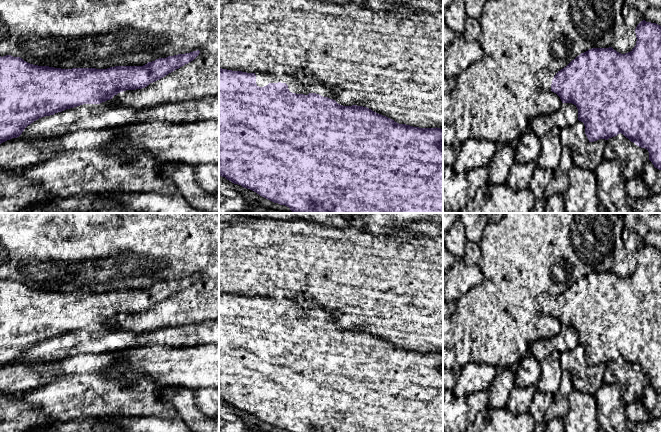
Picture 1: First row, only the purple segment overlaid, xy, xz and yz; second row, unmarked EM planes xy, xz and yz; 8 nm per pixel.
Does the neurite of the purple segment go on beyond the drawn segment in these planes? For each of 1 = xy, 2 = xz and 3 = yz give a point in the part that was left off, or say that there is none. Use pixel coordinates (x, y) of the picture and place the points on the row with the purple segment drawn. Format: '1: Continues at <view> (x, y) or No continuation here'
1: No continuation here
2: Continues at xz (295, 85)
3: Continues at yz (546, 83)

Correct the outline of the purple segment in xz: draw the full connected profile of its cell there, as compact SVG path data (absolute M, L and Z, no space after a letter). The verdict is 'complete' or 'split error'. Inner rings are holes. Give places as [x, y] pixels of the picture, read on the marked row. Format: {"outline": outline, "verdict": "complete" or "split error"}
{"outline": "M219 68L219 175L234 184L250 189L260 196L280 205L285 205L295 213L443 213L443 129L419 128L399 124L394 120L378 114L371 109L357 105L343 105L329 90L323 89L319 94L309 91L305 79L291 75L277 76L267 73L247 73Z", "verdict": "split error"}

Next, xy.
{"outline": "M200 51L159 58L143 66L115 66L107 69L72 68L61 69L49 66L38 66L11 55L0 56L0 144L12 138L19 137L24 129L39 118L54 115L66 109L83 104L100 104L112 99L126 90L136 90L147 87L169 73L193 61Z", "verdict": "complete"}

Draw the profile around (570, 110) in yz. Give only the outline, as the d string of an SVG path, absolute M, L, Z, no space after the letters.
M563 103L560 110L549 116L537 116L530 123L529 128L539 137L544 136L552 127L560 130L578 121L578 109L572 103Z

